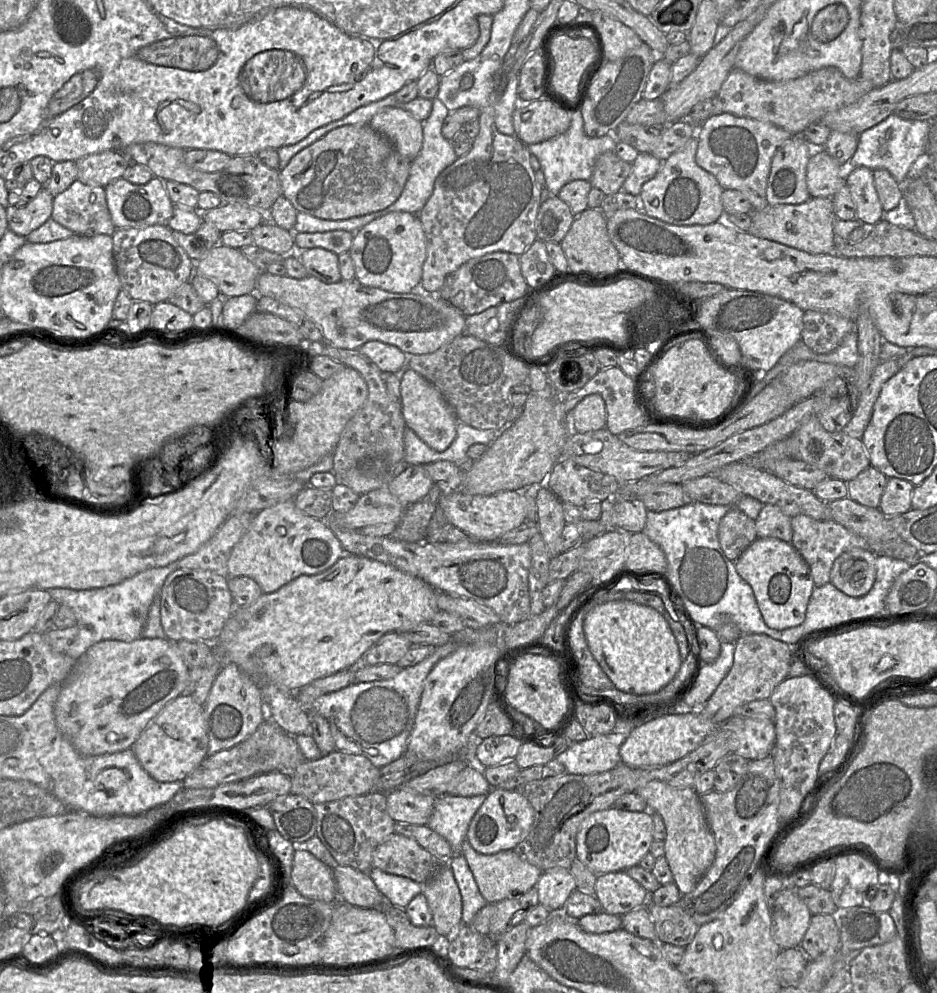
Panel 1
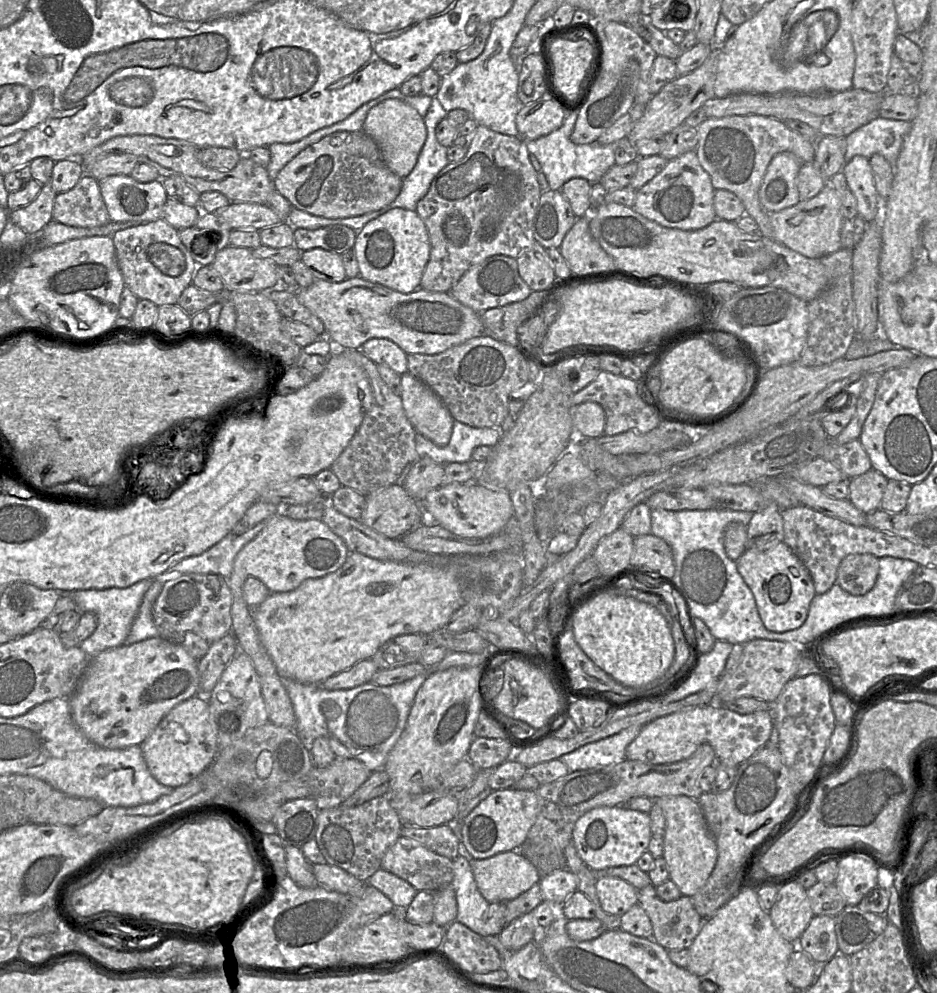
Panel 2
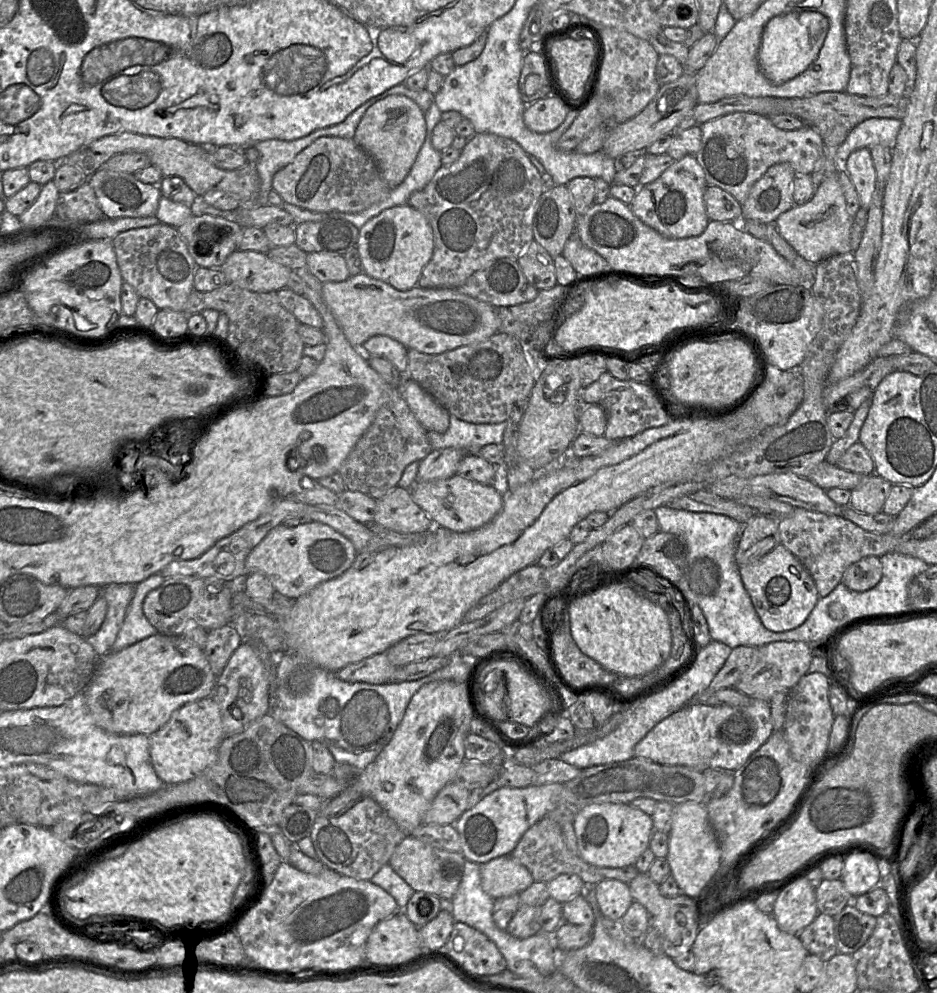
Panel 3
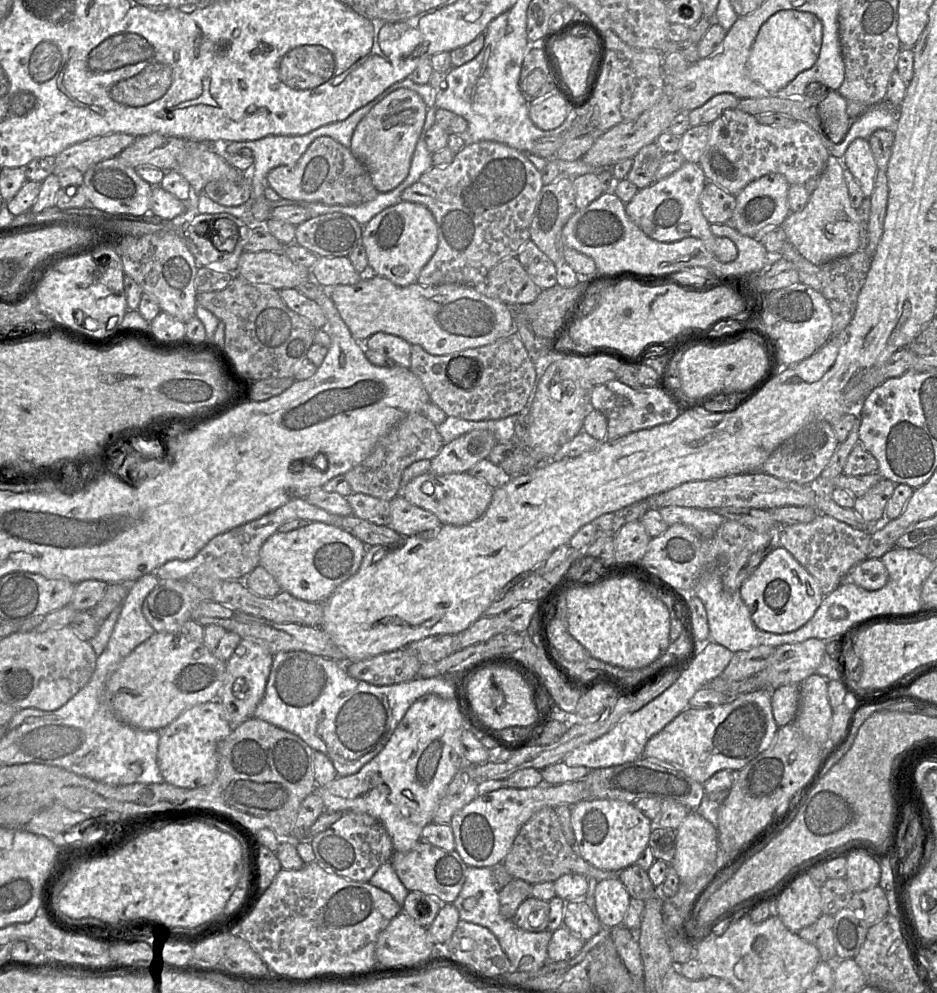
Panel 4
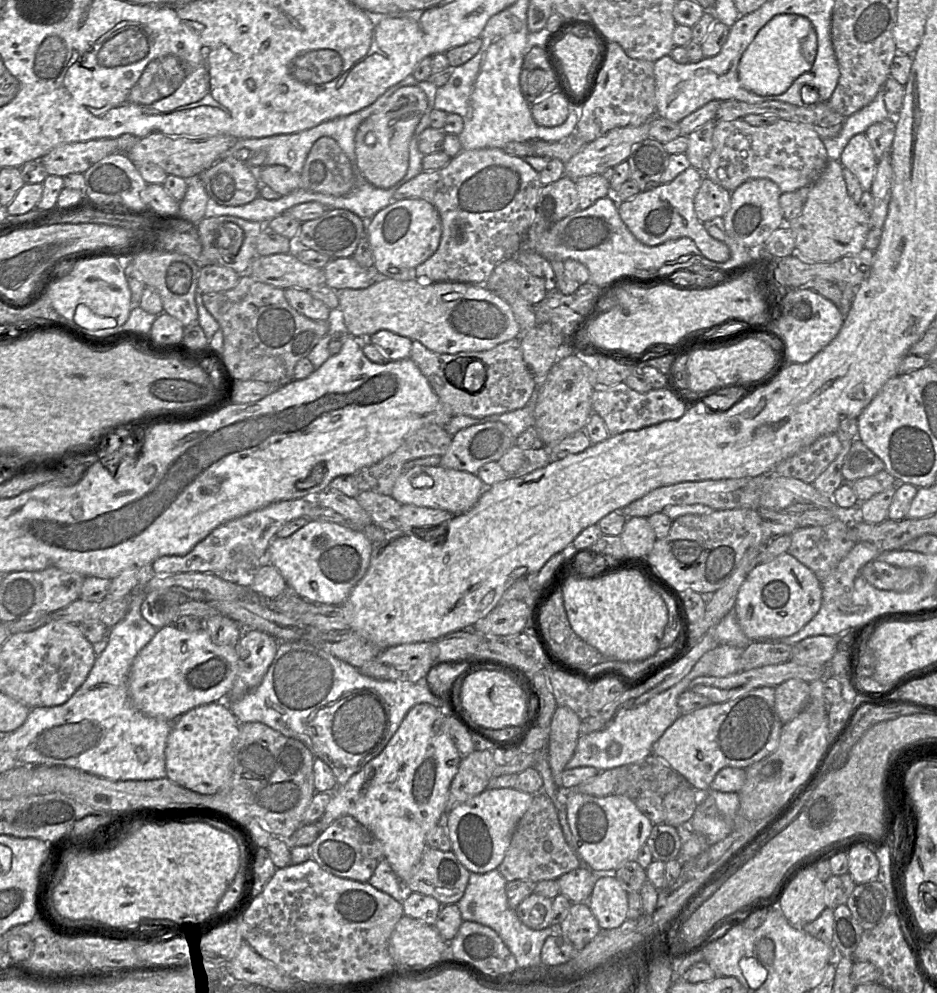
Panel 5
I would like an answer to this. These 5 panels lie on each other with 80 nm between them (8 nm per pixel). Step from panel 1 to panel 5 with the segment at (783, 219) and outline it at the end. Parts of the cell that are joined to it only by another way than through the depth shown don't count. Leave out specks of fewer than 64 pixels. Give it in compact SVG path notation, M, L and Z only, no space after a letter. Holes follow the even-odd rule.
M828 159L826 168L809 192L801 214L786 223L795 237L794 255L806 263L833 262L857 254L864 248L871 229L871 218L849 196L843 168L839 160Z

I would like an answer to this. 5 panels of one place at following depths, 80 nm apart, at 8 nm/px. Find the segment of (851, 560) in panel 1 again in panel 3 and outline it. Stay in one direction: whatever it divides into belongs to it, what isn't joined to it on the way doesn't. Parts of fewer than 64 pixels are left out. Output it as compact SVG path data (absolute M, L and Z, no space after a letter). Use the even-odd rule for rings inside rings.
M868 556L851 564L843 573L842 583L850 590L864 592L874 588L882 578L882 564L877 556Z

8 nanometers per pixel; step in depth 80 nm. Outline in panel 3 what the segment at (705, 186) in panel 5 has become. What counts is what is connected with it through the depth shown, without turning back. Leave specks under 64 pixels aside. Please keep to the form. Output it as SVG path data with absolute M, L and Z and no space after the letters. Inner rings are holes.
M708 186L704 192L706 213L711 221L731 222L738 230L742 219L741 204L727 191L717 187Z

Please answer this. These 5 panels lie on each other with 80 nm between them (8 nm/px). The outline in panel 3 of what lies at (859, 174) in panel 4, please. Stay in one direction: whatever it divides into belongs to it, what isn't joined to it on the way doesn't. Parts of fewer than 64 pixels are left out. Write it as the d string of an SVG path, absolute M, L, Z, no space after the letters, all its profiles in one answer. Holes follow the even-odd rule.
M860 148L853 151L844 165L844 170L855 186L860 207L868 209L877 188L876 170L870 149Z

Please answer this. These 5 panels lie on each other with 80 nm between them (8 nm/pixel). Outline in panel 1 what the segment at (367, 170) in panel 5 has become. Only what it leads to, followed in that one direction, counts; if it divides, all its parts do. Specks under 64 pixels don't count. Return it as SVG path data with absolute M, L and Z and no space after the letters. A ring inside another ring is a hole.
M400 108L382 109L372 117L369 125L389 139L397 152L410 162L422 148L423 122Z

